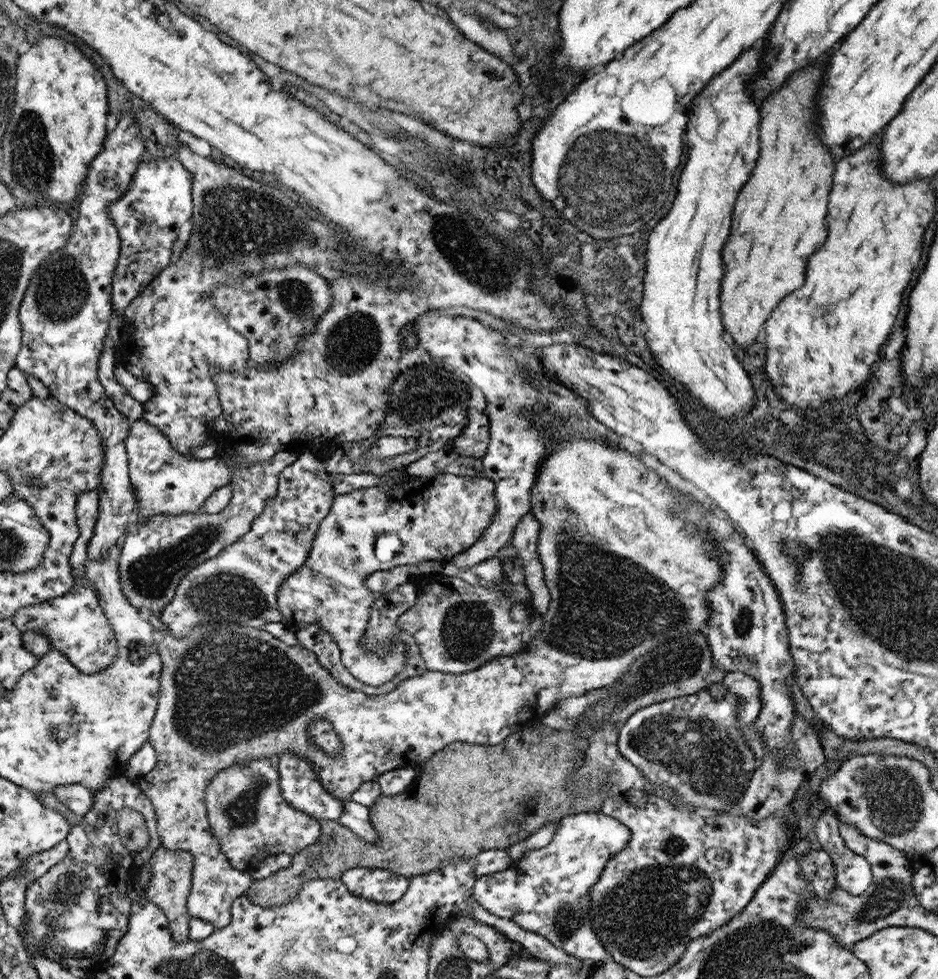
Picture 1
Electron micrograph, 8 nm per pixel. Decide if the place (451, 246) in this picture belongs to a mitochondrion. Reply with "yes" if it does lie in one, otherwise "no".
yes

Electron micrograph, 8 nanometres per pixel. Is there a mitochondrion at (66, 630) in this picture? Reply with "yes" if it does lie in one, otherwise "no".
no

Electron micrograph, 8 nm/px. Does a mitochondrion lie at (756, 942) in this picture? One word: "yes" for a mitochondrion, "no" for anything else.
yes

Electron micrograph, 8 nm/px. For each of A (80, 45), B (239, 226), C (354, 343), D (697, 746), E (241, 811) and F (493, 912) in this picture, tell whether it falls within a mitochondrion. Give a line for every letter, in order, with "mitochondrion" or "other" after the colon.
A: other
B: mitochondrion
C: mitochondrion
D: mitochondrion
E: mitochondrion
F: other

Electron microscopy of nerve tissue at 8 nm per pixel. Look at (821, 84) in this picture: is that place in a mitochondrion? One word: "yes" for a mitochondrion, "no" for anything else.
no

